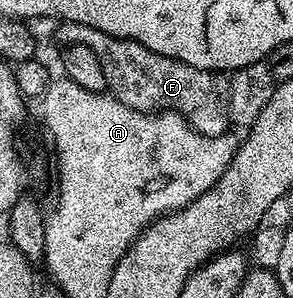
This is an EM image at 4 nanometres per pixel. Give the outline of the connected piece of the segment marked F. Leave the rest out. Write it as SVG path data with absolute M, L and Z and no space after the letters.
M69 22L57 26L59 28L55 30L54 36L59 40L59 45L88 46L88 50L100 58L100 70L104 70L109 95L115 96L124 106L151 114L176 112L202 136L227 135L231 127L228 114L230 77L227 73L188 66L188 62L180 62L176 58L164 58L164 54L148 50L148 46L139 40L125 40L104 34L104 30L96 30L96 26Z

